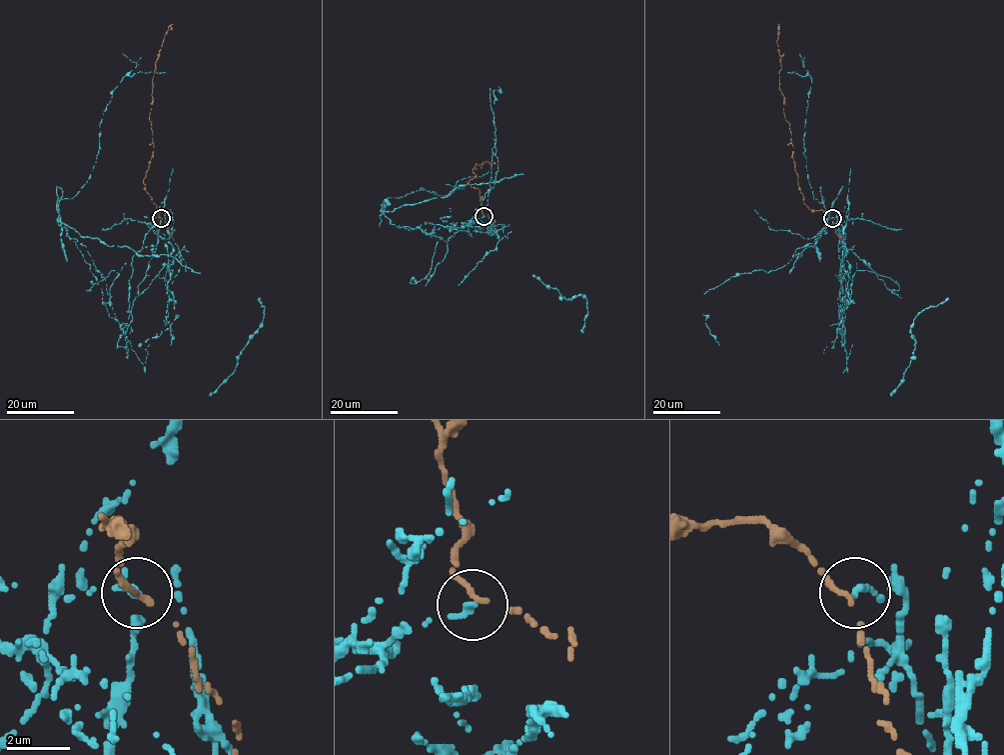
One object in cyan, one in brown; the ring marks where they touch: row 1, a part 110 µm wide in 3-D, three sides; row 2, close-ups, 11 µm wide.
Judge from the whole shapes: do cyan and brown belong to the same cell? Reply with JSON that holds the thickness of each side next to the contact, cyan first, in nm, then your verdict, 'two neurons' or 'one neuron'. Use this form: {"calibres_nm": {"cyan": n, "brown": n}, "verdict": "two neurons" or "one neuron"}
{"calibres_nm": {"cyan": 240, "brown": 160}, "verdict": "two neurons"}

